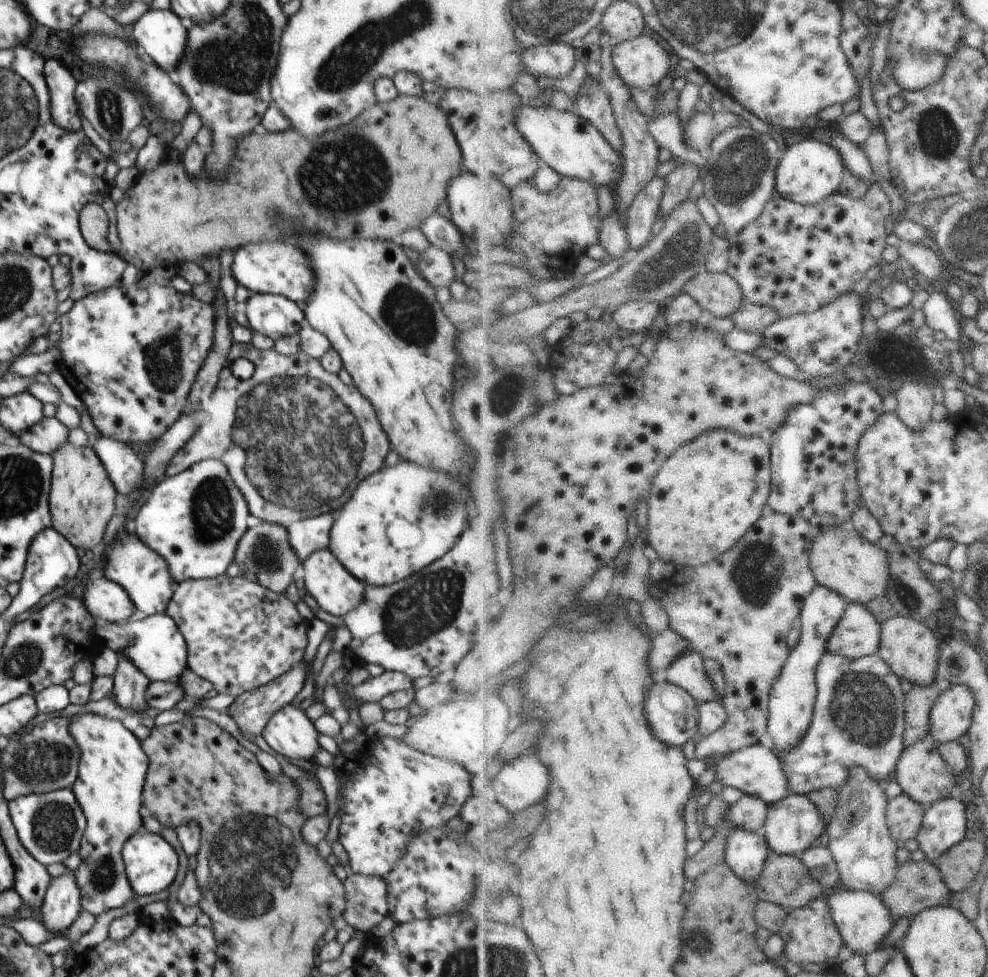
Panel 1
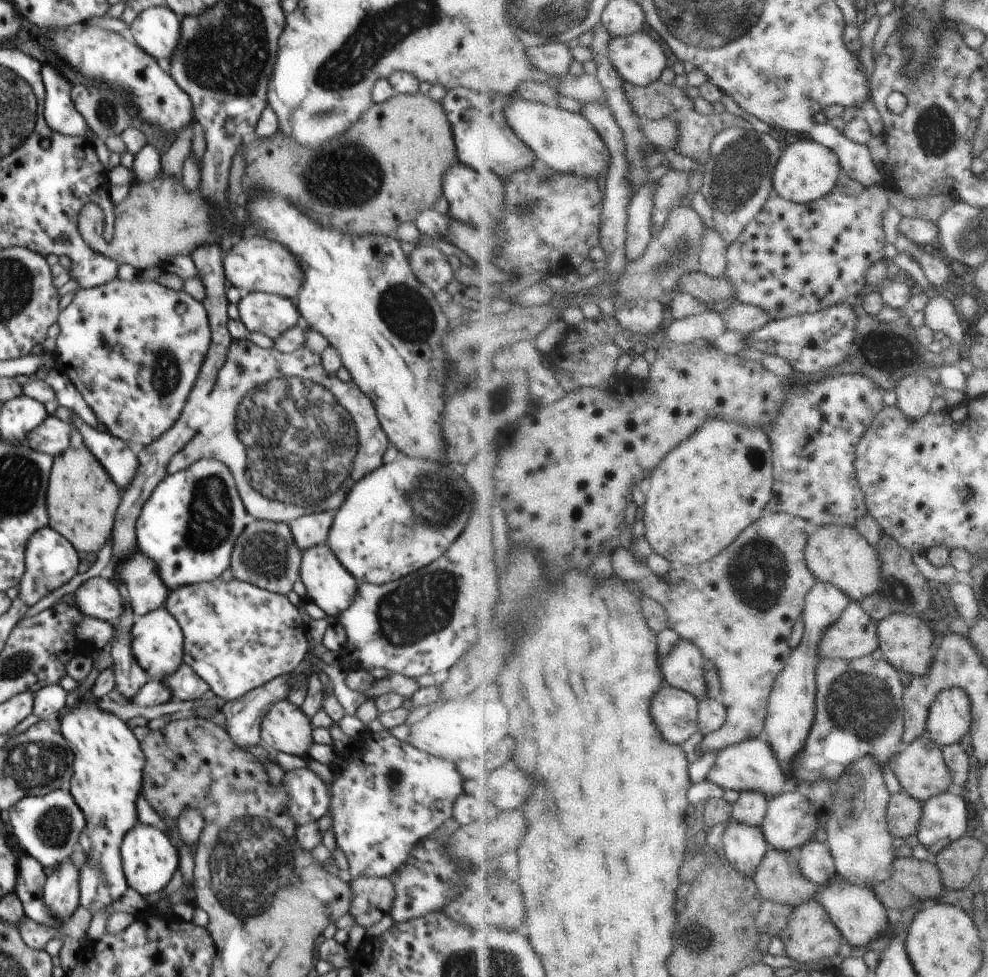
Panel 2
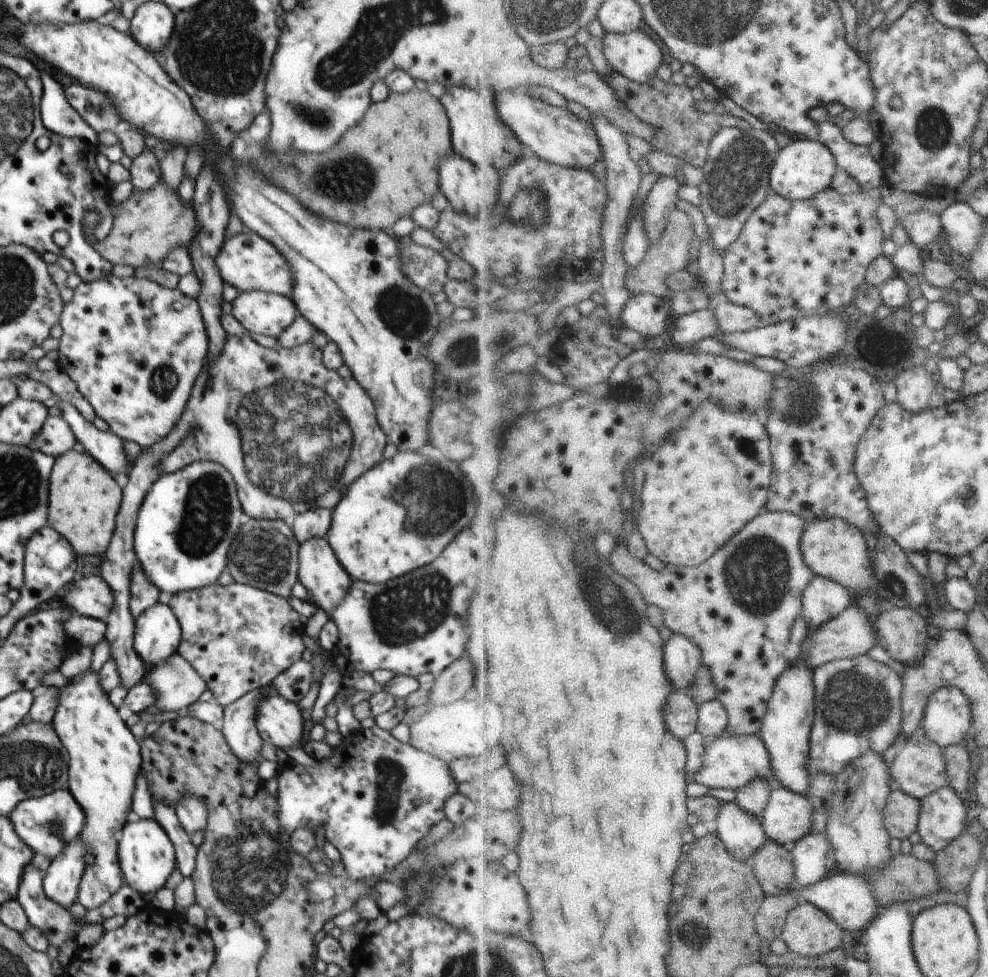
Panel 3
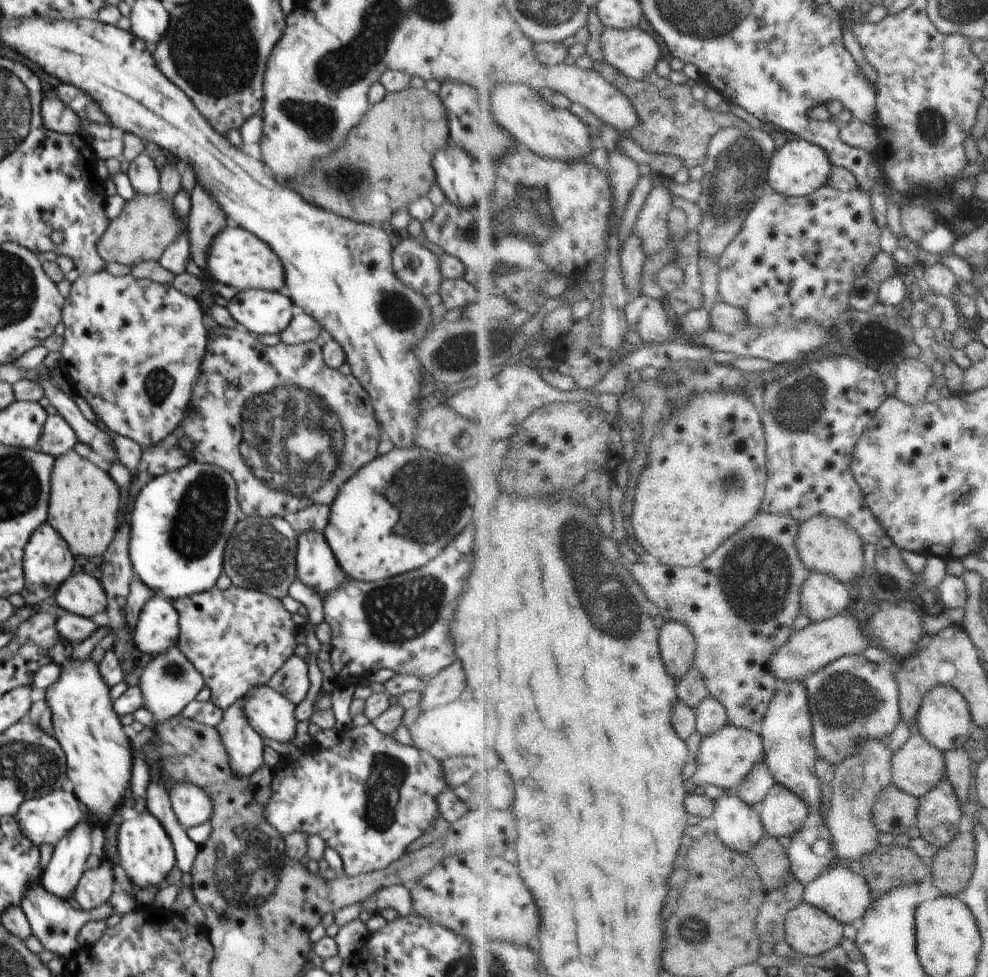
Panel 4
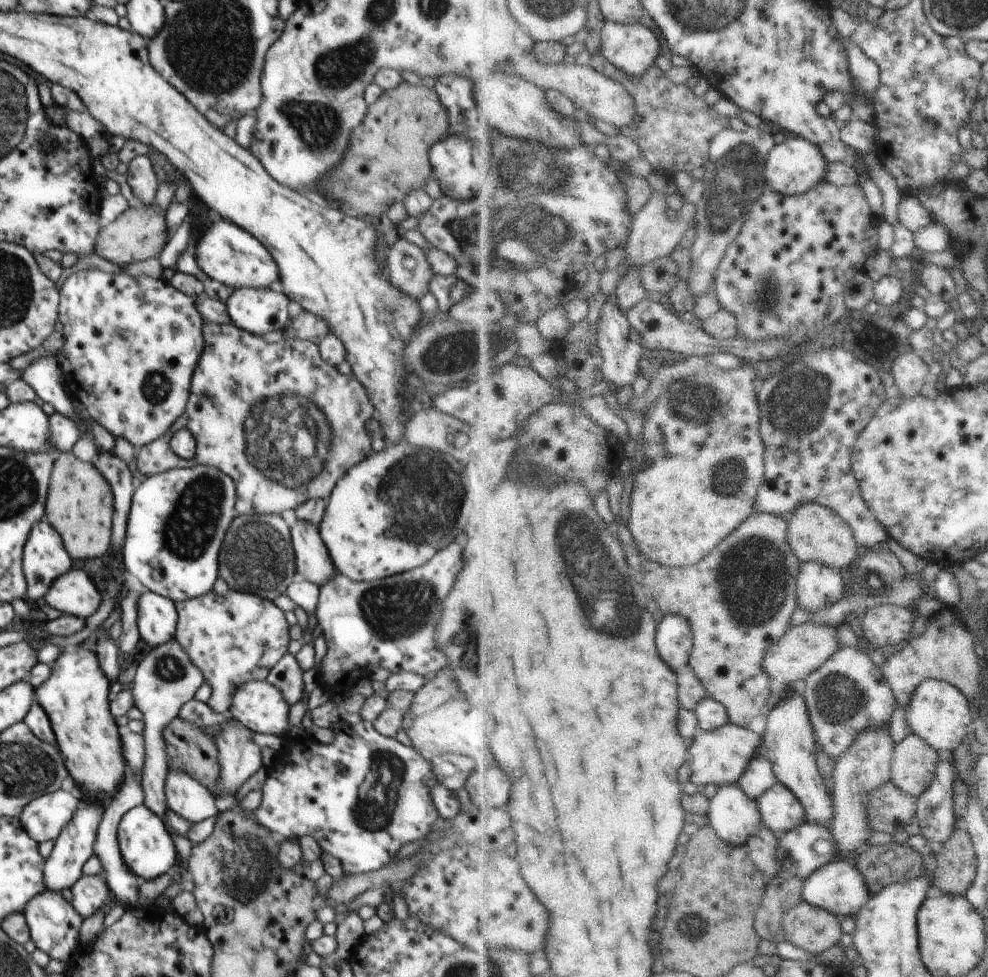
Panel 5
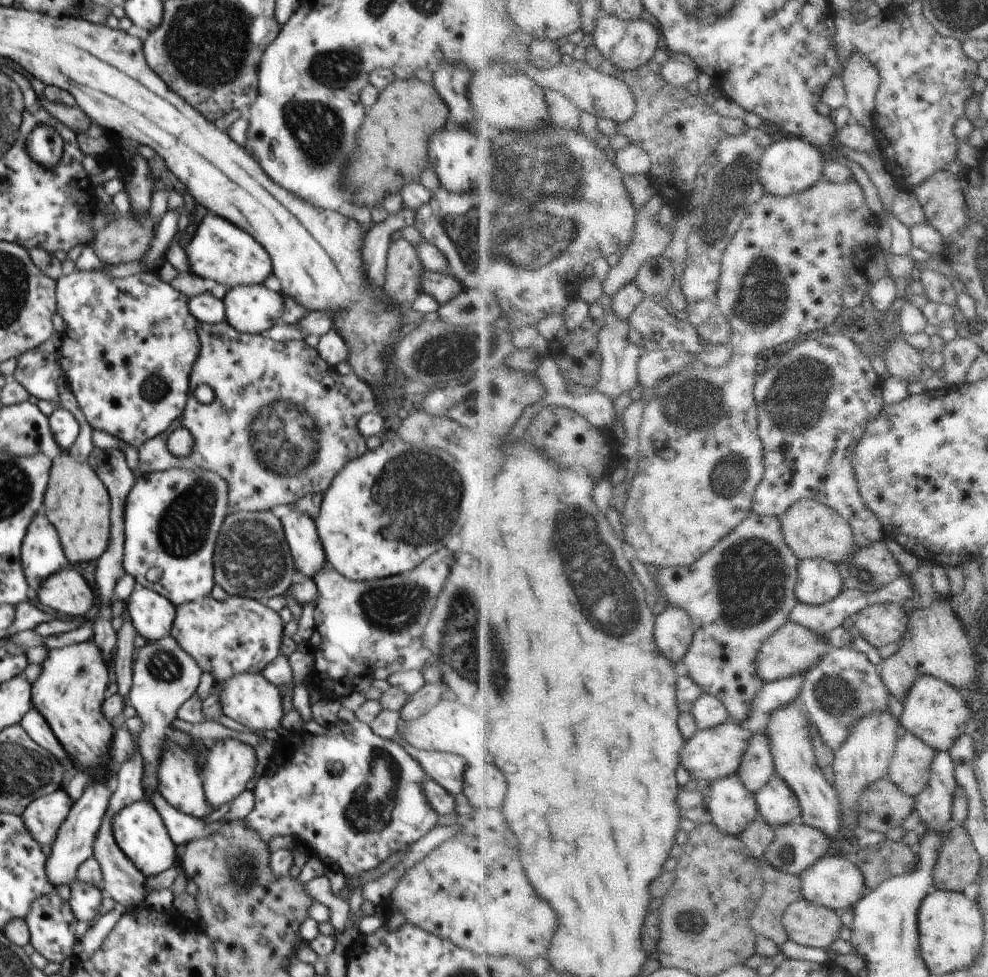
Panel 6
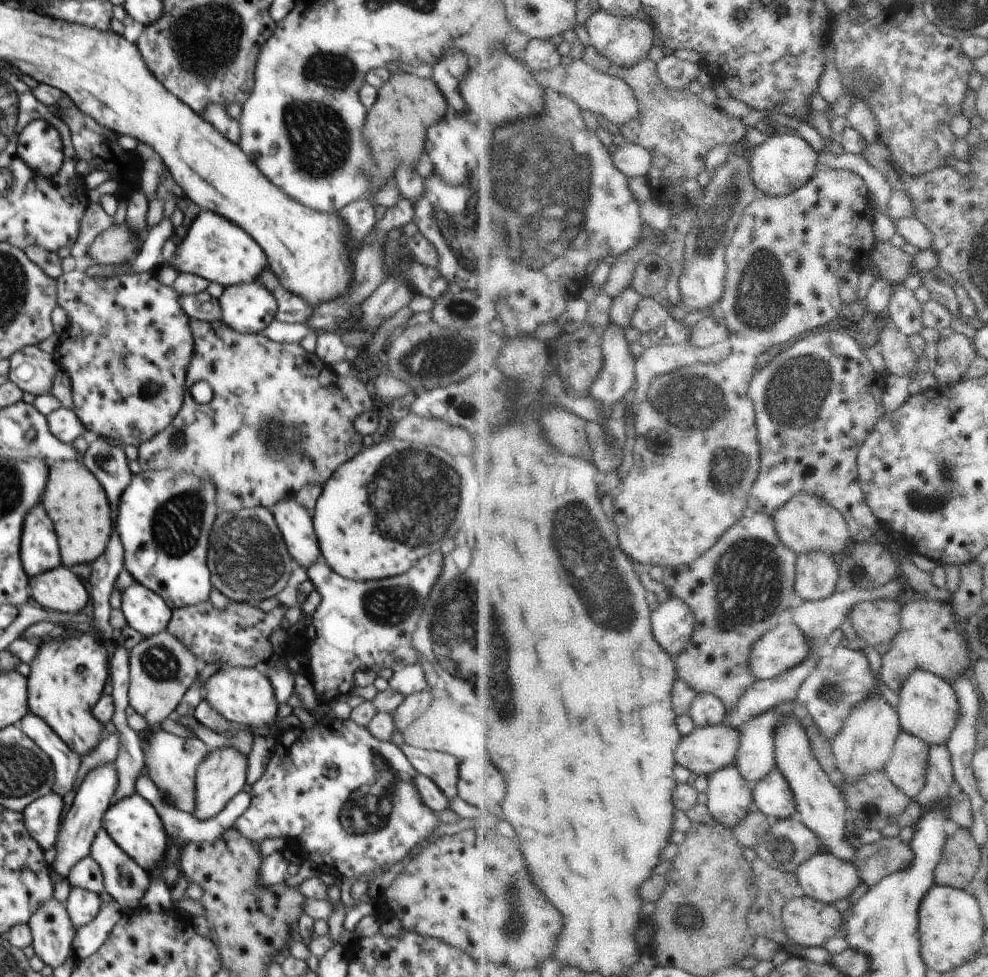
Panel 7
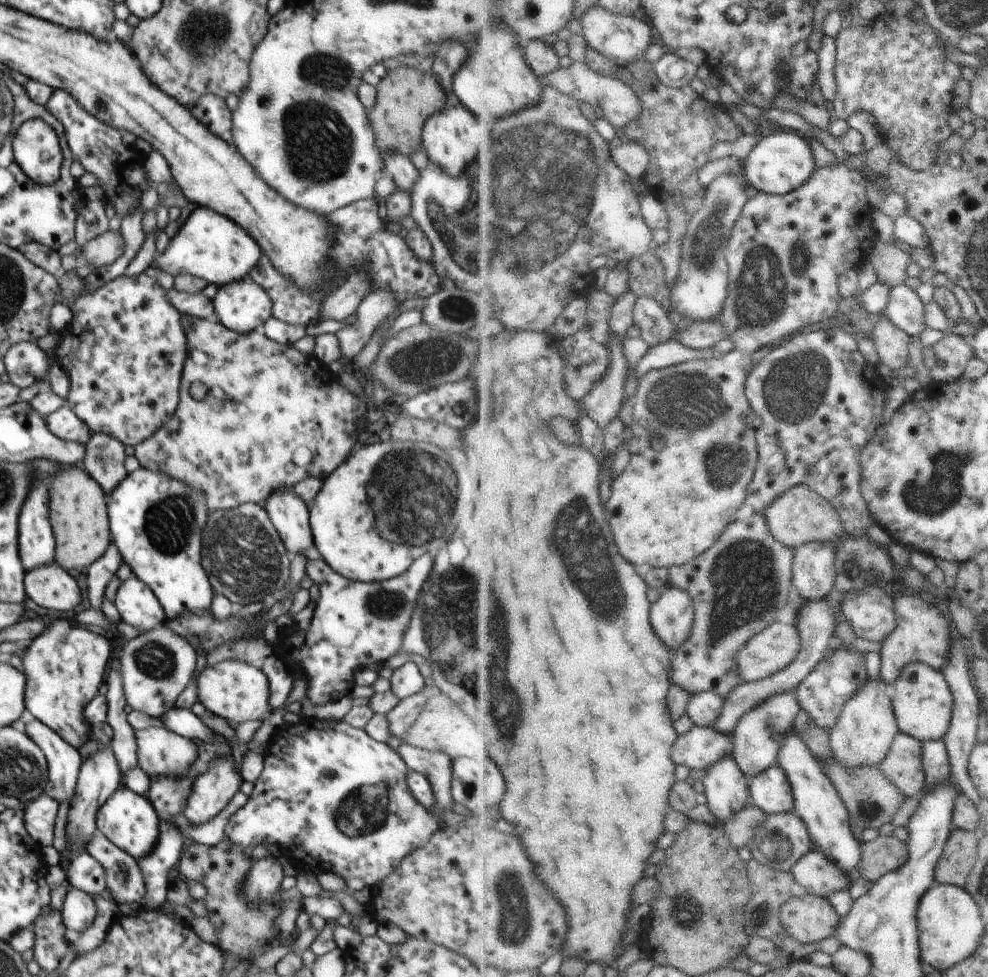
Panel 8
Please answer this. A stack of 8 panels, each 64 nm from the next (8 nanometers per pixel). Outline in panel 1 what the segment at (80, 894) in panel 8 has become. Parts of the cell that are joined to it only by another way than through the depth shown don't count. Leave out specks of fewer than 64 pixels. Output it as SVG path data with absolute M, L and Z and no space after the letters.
M92 713L74 715L71 718L69 733L81 748L79 750L81 757L78 760L78 778L75 780L72 790L87 820L87 827L81 838L79 849L82 862L72 874L75 876L81 894L81 907L97 917L102 912L124 906L130 898L135 896L127 879L121 852L124 843L143 827L142 793L149 767L149 758L134 733L126 729L119 720L104 718Z

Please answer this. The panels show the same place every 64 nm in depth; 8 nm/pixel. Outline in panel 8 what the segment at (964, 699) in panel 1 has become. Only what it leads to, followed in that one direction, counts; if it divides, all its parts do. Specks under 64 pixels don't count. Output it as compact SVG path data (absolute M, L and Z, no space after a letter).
M926 663L911 664L899 678L898 684L892 687L892 696L902 731L922 742L944 740L953 720L954 699L949 681L942 672Z

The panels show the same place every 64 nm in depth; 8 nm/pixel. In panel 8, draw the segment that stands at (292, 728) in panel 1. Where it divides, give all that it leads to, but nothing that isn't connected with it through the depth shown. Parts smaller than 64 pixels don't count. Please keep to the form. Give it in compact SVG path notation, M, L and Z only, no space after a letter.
M232 659L208 667L198 676L198 698L206 709L234 726L248 720L263 720L273 708L269 703L269 682L261 669Z

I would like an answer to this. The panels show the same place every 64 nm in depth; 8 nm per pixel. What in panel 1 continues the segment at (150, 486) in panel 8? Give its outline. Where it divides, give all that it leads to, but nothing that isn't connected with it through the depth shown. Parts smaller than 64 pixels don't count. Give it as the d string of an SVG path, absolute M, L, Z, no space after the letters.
M204 459L174 476L162 478L131 522L131 531L167 560L173 582L178 584L185 580L209 579L224 574L235 558L239 540L249 529L246 525L249 514L246 499L232 482L226 466L218 459Z

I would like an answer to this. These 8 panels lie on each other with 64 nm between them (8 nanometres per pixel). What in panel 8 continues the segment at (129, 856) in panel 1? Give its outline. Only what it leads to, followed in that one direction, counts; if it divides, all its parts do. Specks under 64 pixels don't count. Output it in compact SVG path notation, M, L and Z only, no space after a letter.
M121 784L119 789L98 809L96 824L97 832L107 836L120 850L133 856L136 861L149 855L159 839L159 816L155 808L146 797L132 792L124 784Z

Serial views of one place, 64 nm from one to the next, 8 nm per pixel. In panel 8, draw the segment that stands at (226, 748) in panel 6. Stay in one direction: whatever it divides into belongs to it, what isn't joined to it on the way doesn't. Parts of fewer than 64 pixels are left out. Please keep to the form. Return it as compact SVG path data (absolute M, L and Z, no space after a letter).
M231 752L230 755L218 757L205 773L193 780L182 812L195 825L208 822L232 800L236 792L242 790L240 785L243 782Z

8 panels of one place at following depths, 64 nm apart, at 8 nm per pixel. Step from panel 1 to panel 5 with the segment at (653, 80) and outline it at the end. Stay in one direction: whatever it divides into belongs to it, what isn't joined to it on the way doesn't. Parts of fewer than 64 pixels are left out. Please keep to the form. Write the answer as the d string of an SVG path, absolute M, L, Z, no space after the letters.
M607 21L603 34L603 54L632 76L644 76L663 50L658 36L647 25L623 25Z

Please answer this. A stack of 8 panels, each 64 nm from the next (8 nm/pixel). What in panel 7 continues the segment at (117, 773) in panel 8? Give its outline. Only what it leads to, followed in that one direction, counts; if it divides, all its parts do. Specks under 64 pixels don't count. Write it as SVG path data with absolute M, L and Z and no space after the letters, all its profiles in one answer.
M113 764L98 766L90 771L82 782L71 808L65 814L59 826L57 841L55 842L56 856L50 864L50 872L54 871L66 879L70 874L71 868L78 864L80 860L86 858L91 853L91 844L96 833L103 824L103 814L113 802L118 784L117 772Z

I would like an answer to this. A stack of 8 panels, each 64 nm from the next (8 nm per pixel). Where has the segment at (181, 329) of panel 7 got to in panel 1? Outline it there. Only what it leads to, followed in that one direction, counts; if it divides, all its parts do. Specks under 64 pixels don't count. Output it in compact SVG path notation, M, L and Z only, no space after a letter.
M154 283L152 286L148 286L148 288L138 288L138 286L126 288L124 286L124 288L110 287L105 291L96 291L77 300L71 310L59 318L61 339L58 342L58 346L61 348L61 360L57 370L62 373L62 376L64 376L68 384L77 392L82 402L86 405L87 410L91 414L92 422L99 430L100 435L127 445L154 442L178 420L186 406L186 399L192 383L195 381L197 372L201 369L202 363L213 345L216 315L216 309L210 303L199 301L194 295L180 292L172 286L164 288L164 286Z

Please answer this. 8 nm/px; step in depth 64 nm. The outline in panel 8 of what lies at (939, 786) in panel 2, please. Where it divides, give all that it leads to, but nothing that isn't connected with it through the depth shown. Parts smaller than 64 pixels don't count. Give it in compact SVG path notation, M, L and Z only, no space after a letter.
M900 732L882 770L907 797L922 793L925 786L924 747L914 735Z

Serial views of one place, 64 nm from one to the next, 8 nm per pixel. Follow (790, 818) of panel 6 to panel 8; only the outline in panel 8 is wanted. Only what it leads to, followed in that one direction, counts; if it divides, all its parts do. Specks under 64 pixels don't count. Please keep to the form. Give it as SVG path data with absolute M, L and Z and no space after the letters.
M776 764L752 780L752 803L769 815L795 813L795 794L789 774Z

